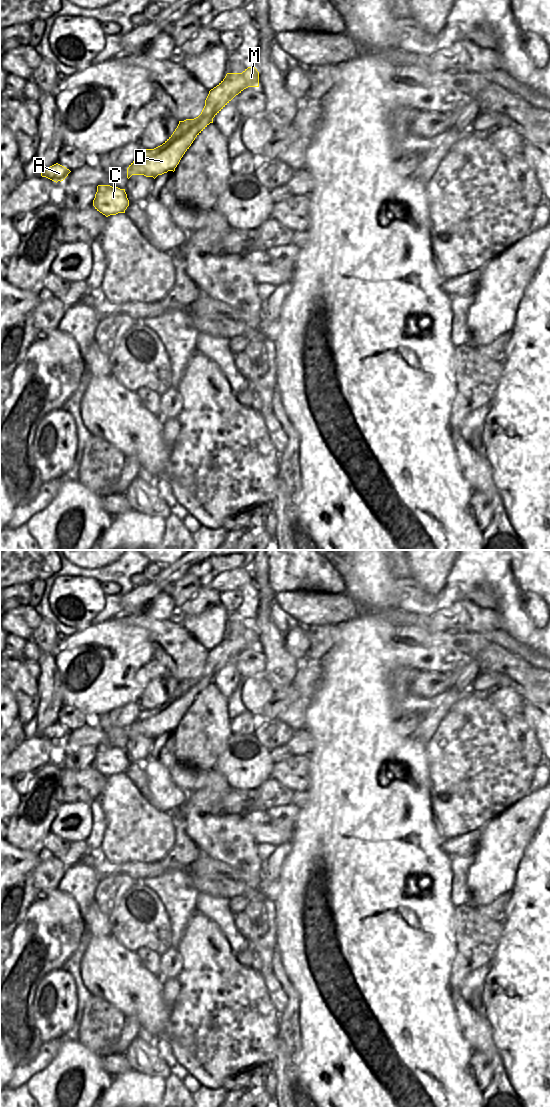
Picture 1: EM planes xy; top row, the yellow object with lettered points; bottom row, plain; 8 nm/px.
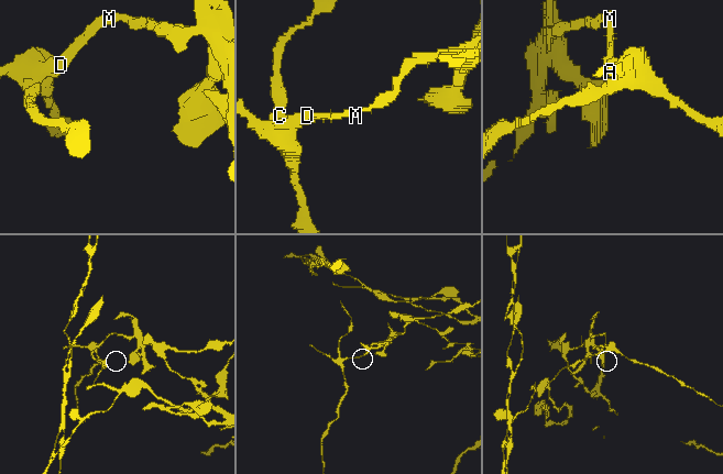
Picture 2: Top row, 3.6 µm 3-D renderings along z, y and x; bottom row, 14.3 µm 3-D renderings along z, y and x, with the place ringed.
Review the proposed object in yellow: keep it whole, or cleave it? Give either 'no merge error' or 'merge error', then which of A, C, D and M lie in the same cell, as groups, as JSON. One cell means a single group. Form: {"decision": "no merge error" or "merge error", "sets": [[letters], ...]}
{"decision": "merge error", "sets": [["A", "C"], ["D", "M"]]}

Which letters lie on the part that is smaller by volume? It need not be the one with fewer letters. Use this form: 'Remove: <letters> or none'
Remove: A, C

